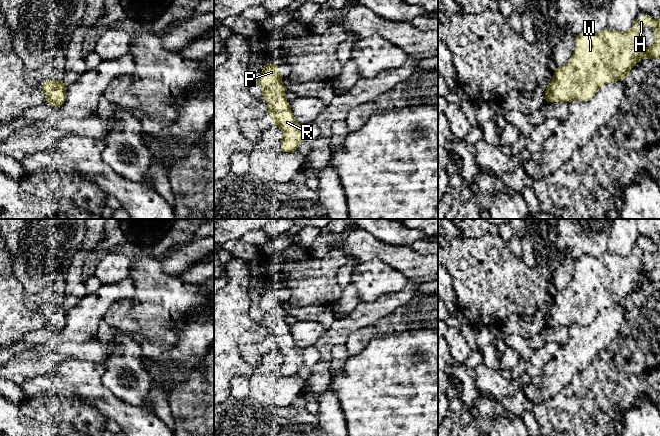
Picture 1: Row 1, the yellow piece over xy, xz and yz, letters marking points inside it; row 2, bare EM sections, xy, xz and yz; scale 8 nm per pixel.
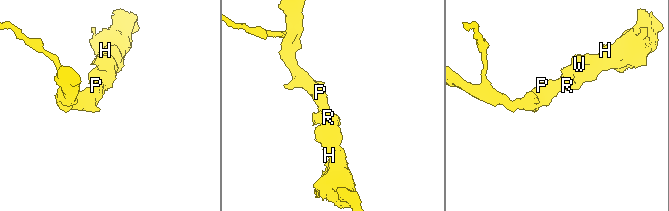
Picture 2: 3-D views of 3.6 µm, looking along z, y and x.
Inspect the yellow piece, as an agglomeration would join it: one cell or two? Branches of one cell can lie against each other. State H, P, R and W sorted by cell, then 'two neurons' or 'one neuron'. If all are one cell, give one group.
H P R W; one neuron

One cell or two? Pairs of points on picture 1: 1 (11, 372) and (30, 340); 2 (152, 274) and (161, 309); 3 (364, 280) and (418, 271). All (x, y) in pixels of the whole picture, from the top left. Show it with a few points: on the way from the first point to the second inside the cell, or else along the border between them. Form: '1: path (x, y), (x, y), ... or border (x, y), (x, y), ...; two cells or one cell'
1: border (43, 343), (37, 345); two cells
2: path (152, 283), (160, 300); one cell
3: border (382, 261), (396, 268), (407, 279); two cells

